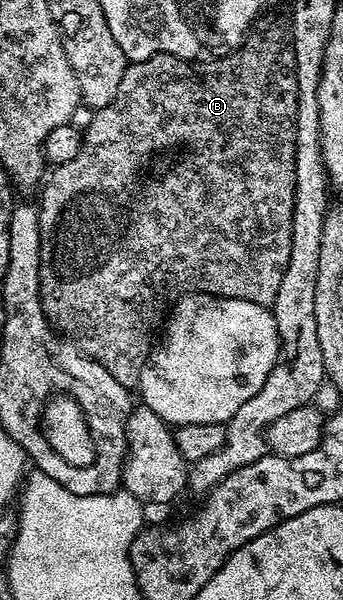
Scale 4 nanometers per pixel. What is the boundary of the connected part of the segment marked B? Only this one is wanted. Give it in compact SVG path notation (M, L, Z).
M271 25L260 33L252 32L239 48L216 57L219 57L216 61L200 60L195 63L200 65L195 65L168 53L158 53L144 61L130 62L125 75L121 75L117 99L113 99L109 107L94 110L92 117L95 118L83 133L81 151L77 151L69 163L54 166L41 185L43 198L37 201L41 231L39 294L45 315L52 326L64 325L72 329L80 337L82 352L101 363L101 367L105 367L117 383L129 390L138 386L141 371L164 324L165 315L170 314L172 305L179 298L186 297L188 293L209 293L212 297L245 299L249 303L271 307L277 299L277 287L281 287L285 267L289 267L289 251L293 247L295 140L299 106L291 38L284 26L282 29L279 25Z

